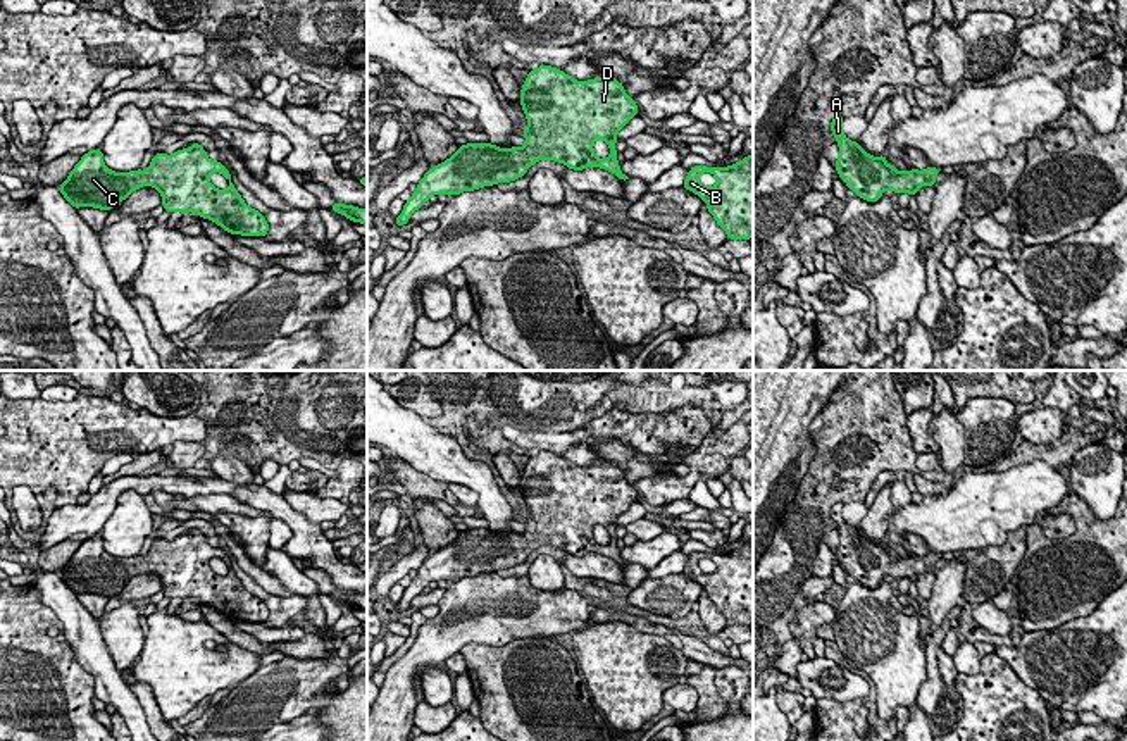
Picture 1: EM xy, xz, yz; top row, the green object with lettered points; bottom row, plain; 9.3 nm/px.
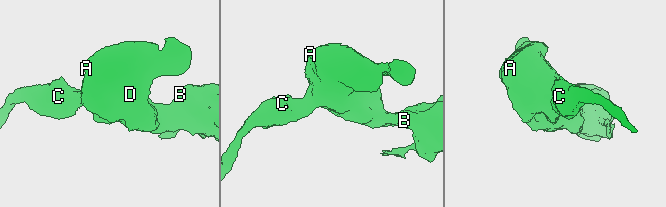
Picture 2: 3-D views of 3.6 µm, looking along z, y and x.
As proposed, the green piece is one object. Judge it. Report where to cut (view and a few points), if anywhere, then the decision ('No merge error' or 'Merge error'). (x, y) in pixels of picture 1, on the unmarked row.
No split. No merge error

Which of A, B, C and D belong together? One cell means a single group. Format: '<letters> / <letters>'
A B C D

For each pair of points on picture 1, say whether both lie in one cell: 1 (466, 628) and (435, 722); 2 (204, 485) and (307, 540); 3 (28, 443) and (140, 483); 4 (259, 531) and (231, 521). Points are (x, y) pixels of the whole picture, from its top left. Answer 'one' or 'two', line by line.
1: two
2: one
3: two
4: one

